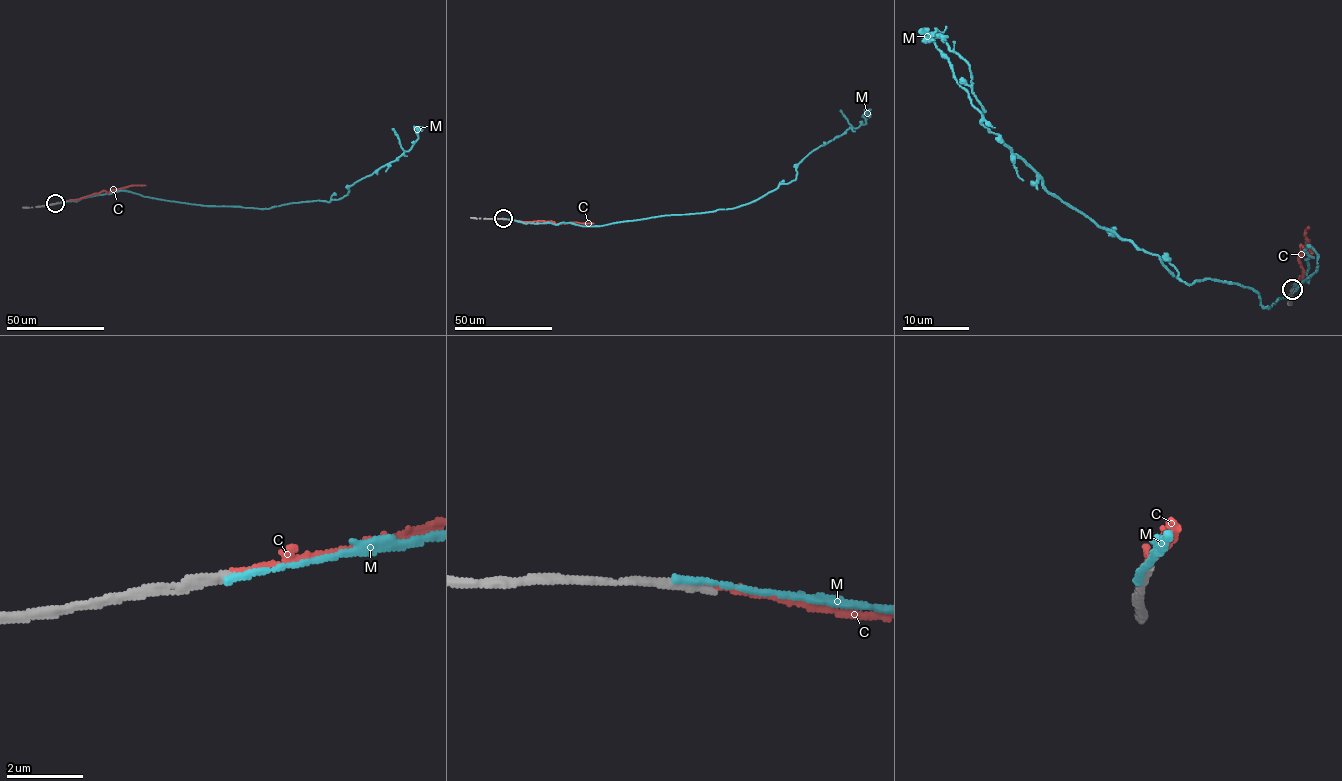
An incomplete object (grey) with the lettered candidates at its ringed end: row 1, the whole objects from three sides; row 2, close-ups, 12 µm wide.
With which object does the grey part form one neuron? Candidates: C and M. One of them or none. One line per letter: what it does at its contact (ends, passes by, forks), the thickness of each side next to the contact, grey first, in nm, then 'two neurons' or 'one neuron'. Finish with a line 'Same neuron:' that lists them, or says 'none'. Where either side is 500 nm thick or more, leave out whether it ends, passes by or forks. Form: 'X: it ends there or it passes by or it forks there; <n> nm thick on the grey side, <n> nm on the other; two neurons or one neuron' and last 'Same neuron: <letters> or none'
C: it ends there; 240 nm thick on the grey side, 120 nm on the other; one neuron
M: it ends there; 280 nm thick on the grey side, 200 nm on the other; two neurons
Same neuron: C

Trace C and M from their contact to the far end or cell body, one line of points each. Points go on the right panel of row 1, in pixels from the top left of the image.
C: (1291, 289), (1303, 276), (1301, 247), (1311, 252), (1305, 237), (1308, 227)
M: (1291, 289), (1308, 246), (1315, 273), (1265, 308), (1186, 284), (1050, 194), (982, 122), (968, 65), (918, 32)

